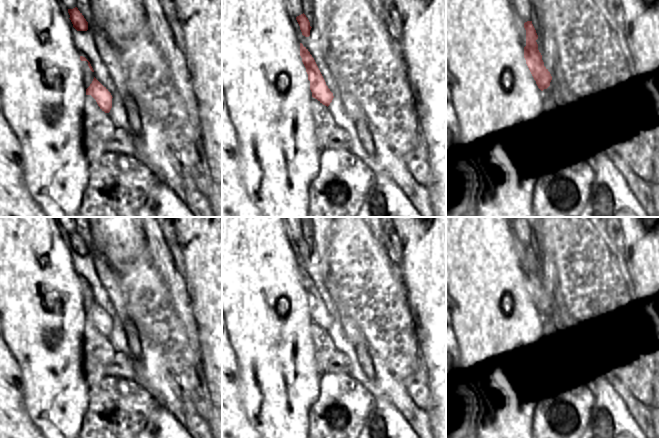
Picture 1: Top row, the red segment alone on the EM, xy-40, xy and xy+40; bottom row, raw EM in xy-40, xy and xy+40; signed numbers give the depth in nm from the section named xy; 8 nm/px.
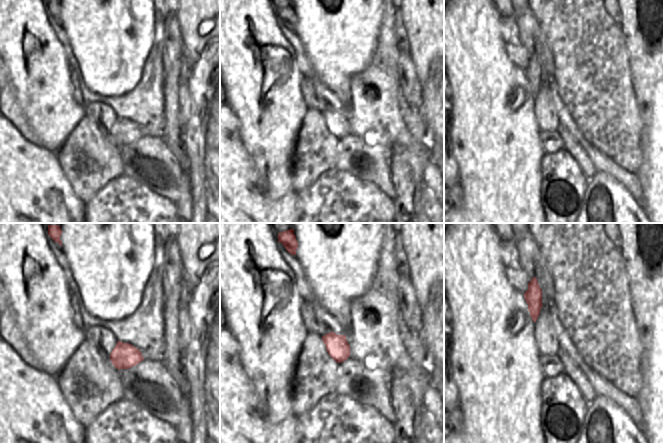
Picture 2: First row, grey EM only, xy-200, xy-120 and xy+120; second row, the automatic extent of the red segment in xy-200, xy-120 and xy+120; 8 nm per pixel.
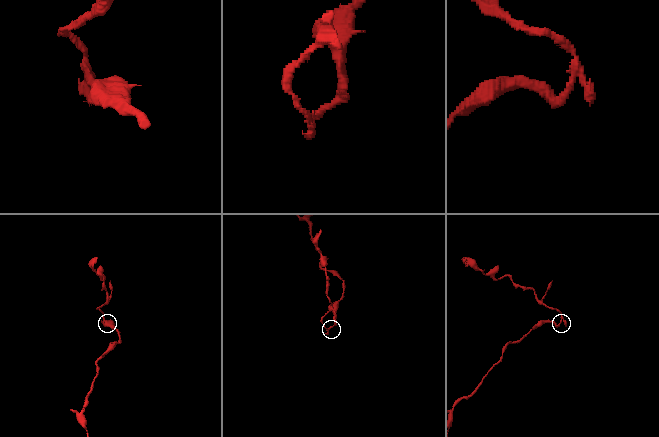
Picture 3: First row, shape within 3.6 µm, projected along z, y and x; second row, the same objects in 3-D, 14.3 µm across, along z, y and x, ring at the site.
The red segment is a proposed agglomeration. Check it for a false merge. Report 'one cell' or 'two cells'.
two cells

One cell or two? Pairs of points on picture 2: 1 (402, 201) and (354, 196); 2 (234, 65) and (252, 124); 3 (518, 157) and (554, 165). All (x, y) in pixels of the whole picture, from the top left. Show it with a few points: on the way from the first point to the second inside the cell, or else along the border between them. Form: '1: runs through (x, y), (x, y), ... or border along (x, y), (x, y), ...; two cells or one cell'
1: border along (393, 199), (396, 212); two cells
2: runs through (249, 80), (252, 83), (252, 109); one cell
3: border along (544, 153), (541, 159), (540, 186); two cells

